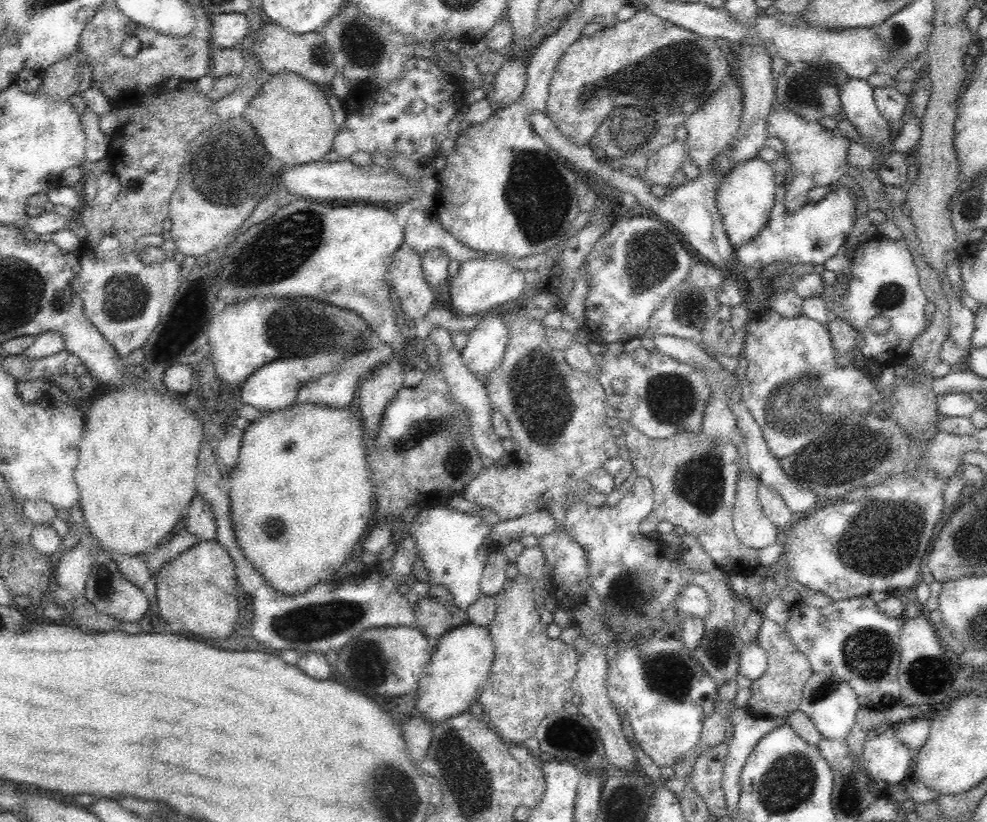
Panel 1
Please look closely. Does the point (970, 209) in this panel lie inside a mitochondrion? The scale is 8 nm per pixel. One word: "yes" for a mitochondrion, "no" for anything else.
yes

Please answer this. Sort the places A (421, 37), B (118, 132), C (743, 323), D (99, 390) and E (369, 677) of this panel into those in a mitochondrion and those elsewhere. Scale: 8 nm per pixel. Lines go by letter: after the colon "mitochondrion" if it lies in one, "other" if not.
A: other
B: other
C: other
D: other
E: other

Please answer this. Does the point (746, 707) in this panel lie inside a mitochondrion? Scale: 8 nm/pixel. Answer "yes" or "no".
no

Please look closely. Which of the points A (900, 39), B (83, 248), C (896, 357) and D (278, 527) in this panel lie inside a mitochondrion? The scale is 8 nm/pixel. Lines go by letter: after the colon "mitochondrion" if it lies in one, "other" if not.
A: mitochondrion
B: other
C: other
D: mitochondrion

